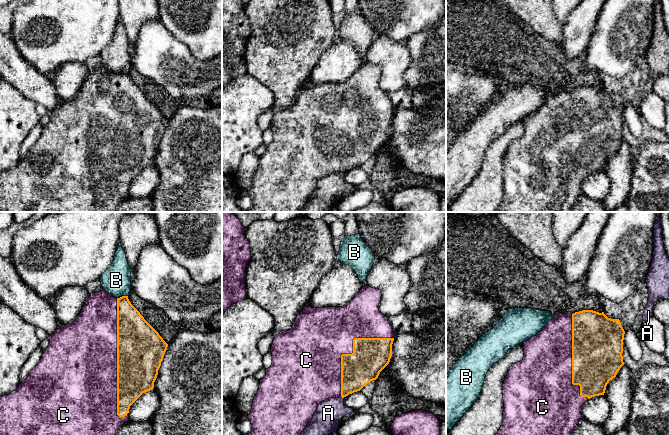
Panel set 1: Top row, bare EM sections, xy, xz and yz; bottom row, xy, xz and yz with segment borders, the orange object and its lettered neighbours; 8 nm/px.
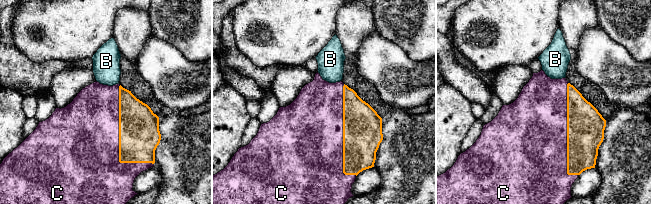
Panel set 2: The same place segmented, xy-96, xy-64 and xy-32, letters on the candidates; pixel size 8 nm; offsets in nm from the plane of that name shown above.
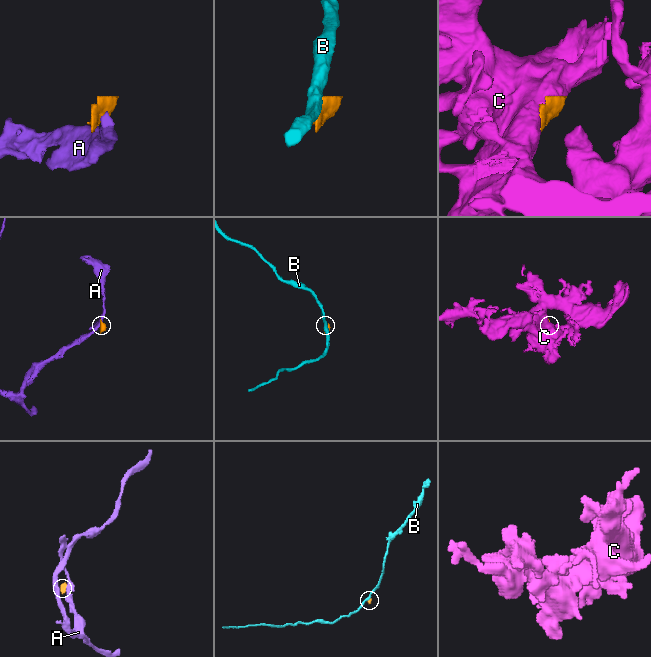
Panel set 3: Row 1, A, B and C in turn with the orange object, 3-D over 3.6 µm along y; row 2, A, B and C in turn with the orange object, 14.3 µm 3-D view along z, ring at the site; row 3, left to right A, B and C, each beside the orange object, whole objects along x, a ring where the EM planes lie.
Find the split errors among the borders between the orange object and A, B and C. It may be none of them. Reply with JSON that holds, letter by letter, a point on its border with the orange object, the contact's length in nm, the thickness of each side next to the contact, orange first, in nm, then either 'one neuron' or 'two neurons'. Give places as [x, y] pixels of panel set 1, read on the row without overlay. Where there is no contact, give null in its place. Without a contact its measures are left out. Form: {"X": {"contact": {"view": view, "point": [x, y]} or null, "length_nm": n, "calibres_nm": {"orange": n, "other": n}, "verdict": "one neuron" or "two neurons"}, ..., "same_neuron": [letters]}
{"A": {"contact": {"view": "xz", "point": [342, 173]}, "length_nm": 30, "calibres_nm": {"orange": 280, "other": 220}, "verdict": "two neurons"}, "B": {"contact": {"view": "xy", "point": [122, 72]}, "length_nm": 90, "calibres_nm": {"orange": 240, "other": 240}, "verdict": "two neurons"}, "C": {"contact": {"view": "xy", "point": [117, 136]}, "length_nm": 950, "calibres_nm": {"orange": 380, "other": 500}, "verdict": "one neuron"}, "same_neuron": ["C"]}

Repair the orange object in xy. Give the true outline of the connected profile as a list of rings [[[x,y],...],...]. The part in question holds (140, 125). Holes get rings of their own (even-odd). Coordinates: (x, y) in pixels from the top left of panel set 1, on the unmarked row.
[[[104,65],[92,69],[86,76],[78,94],[69,101],[62,101],[50,112],[50,119],[43,127],[39,139],[28,153],[8,171],[0,173],[0,212],[114,212],[129,197],[130,182],[145,168],[153,166],[168,120],[131,80],[128,72],[113,73]]]

